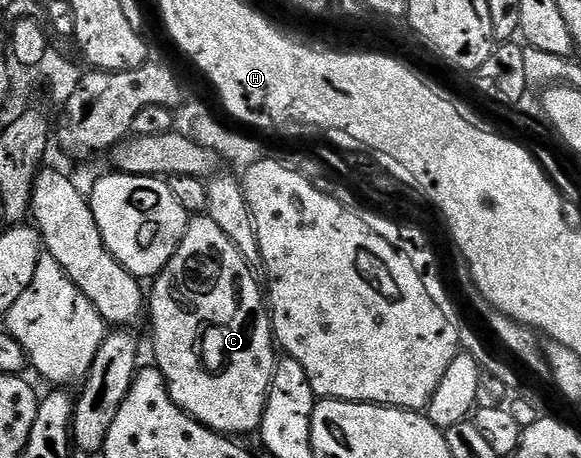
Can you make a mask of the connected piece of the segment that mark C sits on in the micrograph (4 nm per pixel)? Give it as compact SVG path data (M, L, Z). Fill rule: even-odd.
M204 213L188 218L187 228L177 253L173 253L173 257L165 265L165 269L154 276L155 288L152 291L150 288L149 291L149 319L151 315L151 331L155 334L154 366L158 367L160 373L165 377L169 393L182 411L186 411L187 414L192 415L199 423L204 423L209 429L228 437L243 437L239 435L247 435L250 431L252 433L258 432L259 426L263 424L263 414L267 409L267 394L271 388L277 362L277 354L275 355L277 344L271 330L271 317L268 304L265 302L265 291L260 280L259 283L255 280L255 275L256 272L253 268L241 257L237 245L233 245L233 241L229 241L229 237L225 237L225 233L221 233L217 221L213 221Z

